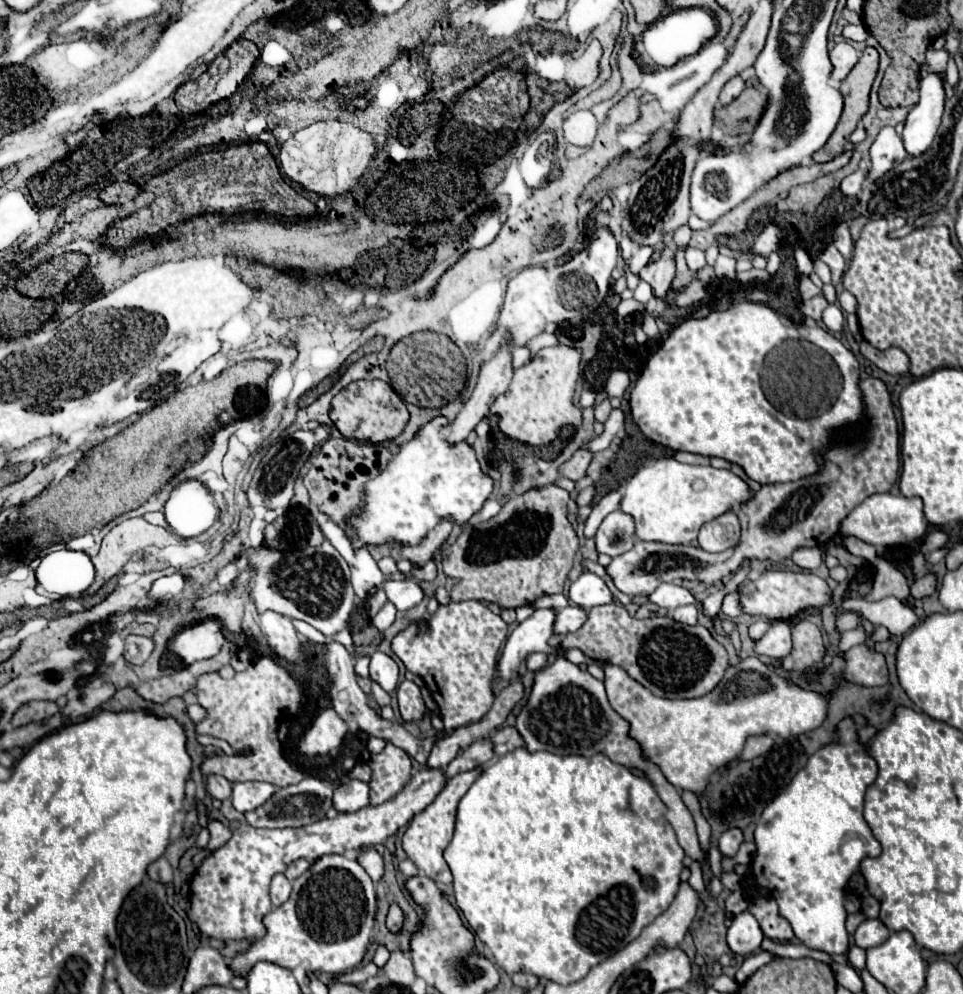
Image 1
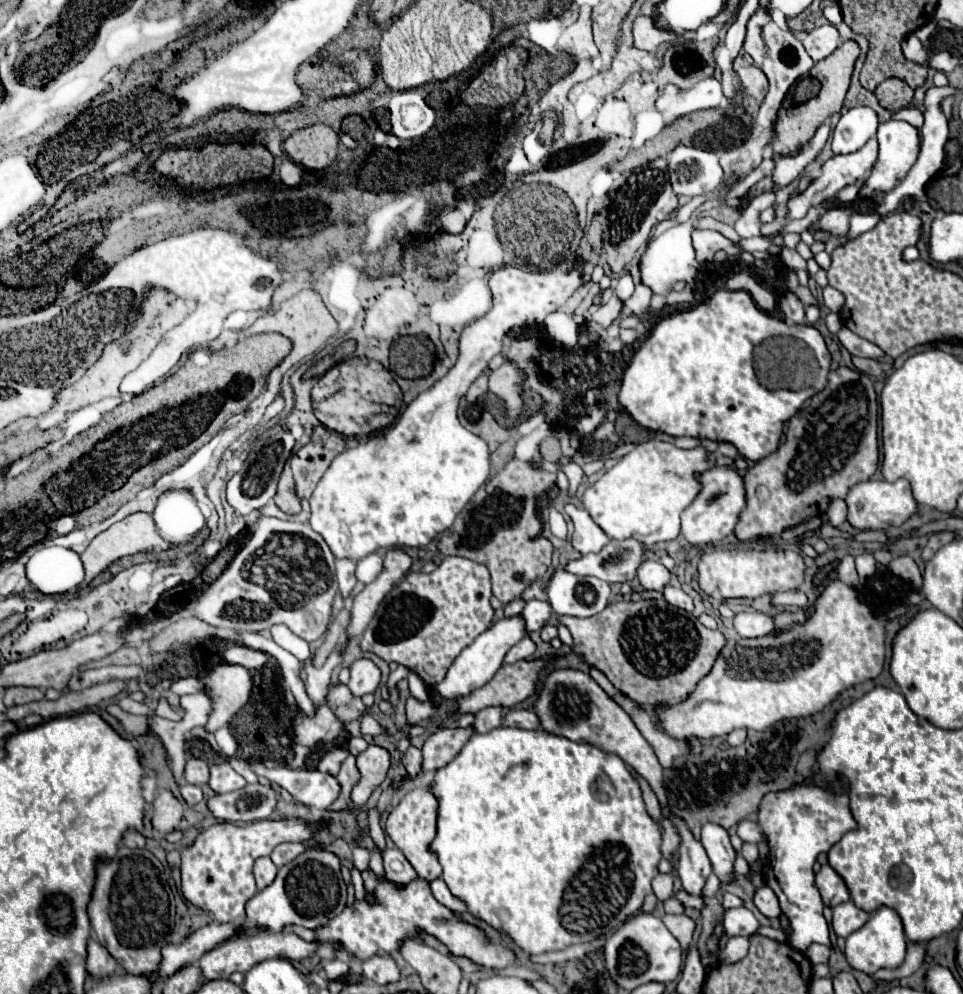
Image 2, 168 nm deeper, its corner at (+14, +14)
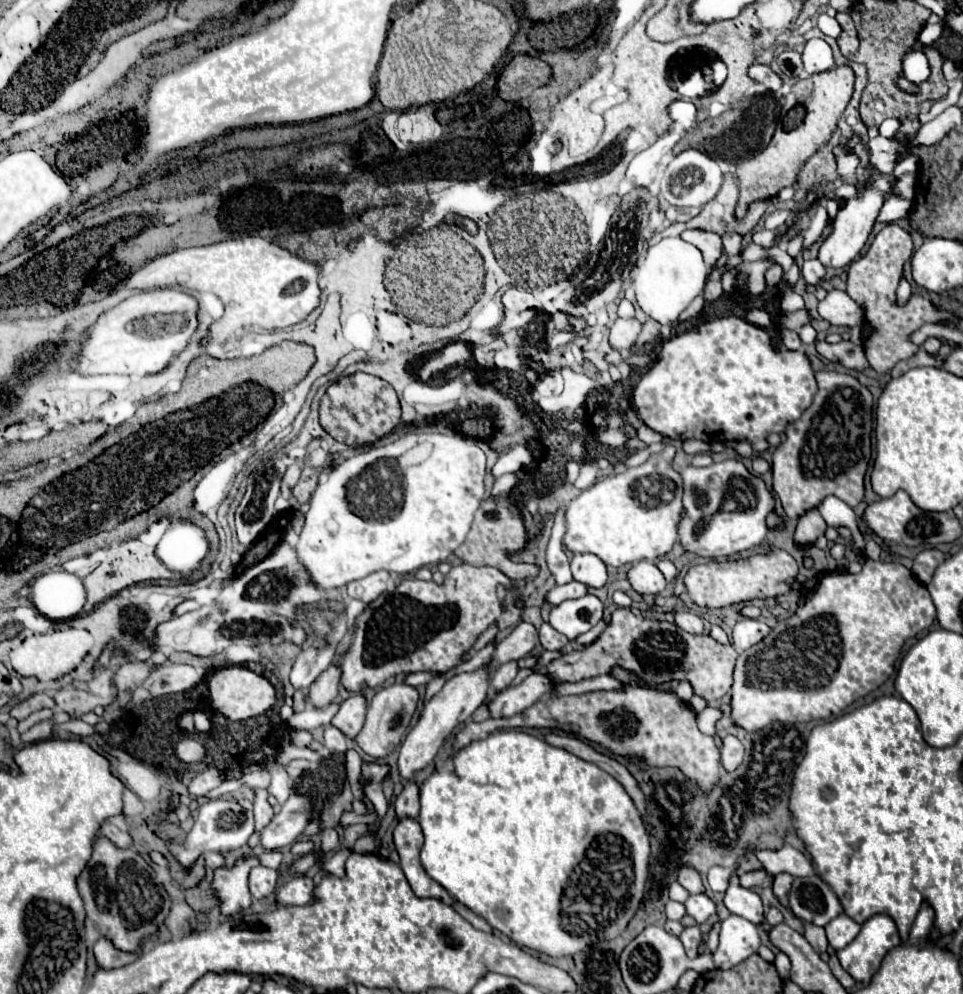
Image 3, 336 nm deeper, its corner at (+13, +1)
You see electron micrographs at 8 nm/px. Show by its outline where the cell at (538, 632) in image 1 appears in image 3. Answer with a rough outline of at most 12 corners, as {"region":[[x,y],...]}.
{"region":[[484,667],[456,675],[424,705],[398,751],[412,779],[486,699]]}

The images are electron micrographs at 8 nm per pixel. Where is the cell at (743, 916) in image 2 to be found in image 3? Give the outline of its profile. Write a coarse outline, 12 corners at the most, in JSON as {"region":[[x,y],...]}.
{"region":[[730,915],[720,923],[714,953],[730,969],[756,953],[758,927]]}

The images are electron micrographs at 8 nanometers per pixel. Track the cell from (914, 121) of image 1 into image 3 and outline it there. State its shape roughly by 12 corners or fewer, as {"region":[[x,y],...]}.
{"region":[[876,173],[858,199],[838,209],[820,245],[826,269],[858,257],[896,179]]}

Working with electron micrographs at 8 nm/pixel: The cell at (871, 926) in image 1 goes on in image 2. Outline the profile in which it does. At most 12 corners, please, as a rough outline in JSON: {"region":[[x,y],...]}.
{"region":[[853,902],[833,908],[833,930],[847,938],[869,914]]}

